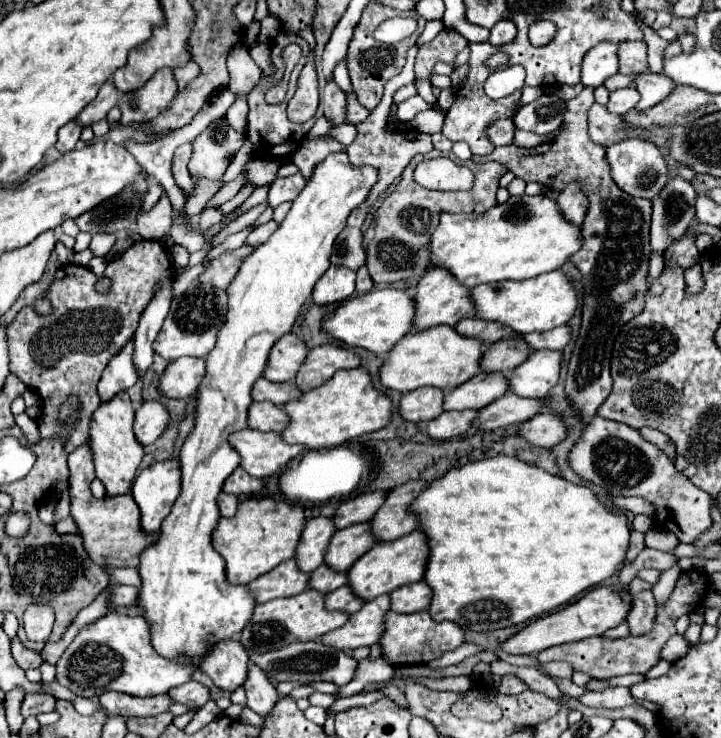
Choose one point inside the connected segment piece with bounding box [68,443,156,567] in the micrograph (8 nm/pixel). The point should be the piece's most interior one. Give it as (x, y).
(109, 528)

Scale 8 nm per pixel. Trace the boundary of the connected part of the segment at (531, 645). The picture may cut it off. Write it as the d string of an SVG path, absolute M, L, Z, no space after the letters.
M620 585L596 587L596 589L588 591L582 599L566 605L564 609L558 609L554 613L548 613L548 615L532 621L530 625L520 629L516 635L512 635L504 643L500 643L500 649L506 653L512 653L512 655L536 655L554 645L602 635L604 631L620 625L628 617L630 605L632 605L632 597L626 591L626 587L620 587Z

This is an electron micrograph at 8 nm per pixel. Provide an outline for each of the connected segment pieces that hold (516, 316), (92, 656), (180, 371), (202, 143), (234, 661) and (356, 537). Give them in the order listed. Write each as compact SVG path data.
M550 271L544 275L536 275L536 279L524 281L484 283L470 289L470 299L474 303L478 319L508 325L518 335L548 331L552 327L564 325L576 311L576 289L562 271Z
M114 611L96 619L94 623L88 623L86 627L82 627L78 631L76 639L68 645L68 649L56 663L56 681L60 685L68 687L70 691L74 691L76 695L82 695L88 699L96 699L104 691L122 691L122 693L136 695L136 697L152 697L152 695L168 693L172 687L178 687L182 683L190 681L192 673L194 671L190 667L172 663L154 651L154 647L150 643L150 627L144 619L140 619L140 615L130 617L130 615L114 613Z
M180 357L170 361L160 375L158 391L168 399L192 397L204 377L204 359Z
M222 117L210 123L194 141L188 169L192 177L220 179L228 167L228 159L242 147L242 133L228 125Z
M226 639L206 655L202 671L218 689L232 693L234 689L244 685L244 679L248 677L248 665L248 651L244 651L244 647L240 647L236 639Z
M360 523L354 527L340 529L332 535L326 555L324 555L324 565L328 565L332 571L348 571L352 563L364 555L372 547L372 531L368 523Z

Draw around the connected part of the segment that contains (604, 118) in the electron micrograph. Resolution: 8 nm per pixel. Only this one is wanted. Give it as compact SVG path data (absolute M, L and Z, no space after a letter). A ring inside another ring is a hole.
M594 103L588 109L588 133L590 139L608 147L626 137L626 131L632 129L630 125L624 125L620 115L612 115L606 107Z

